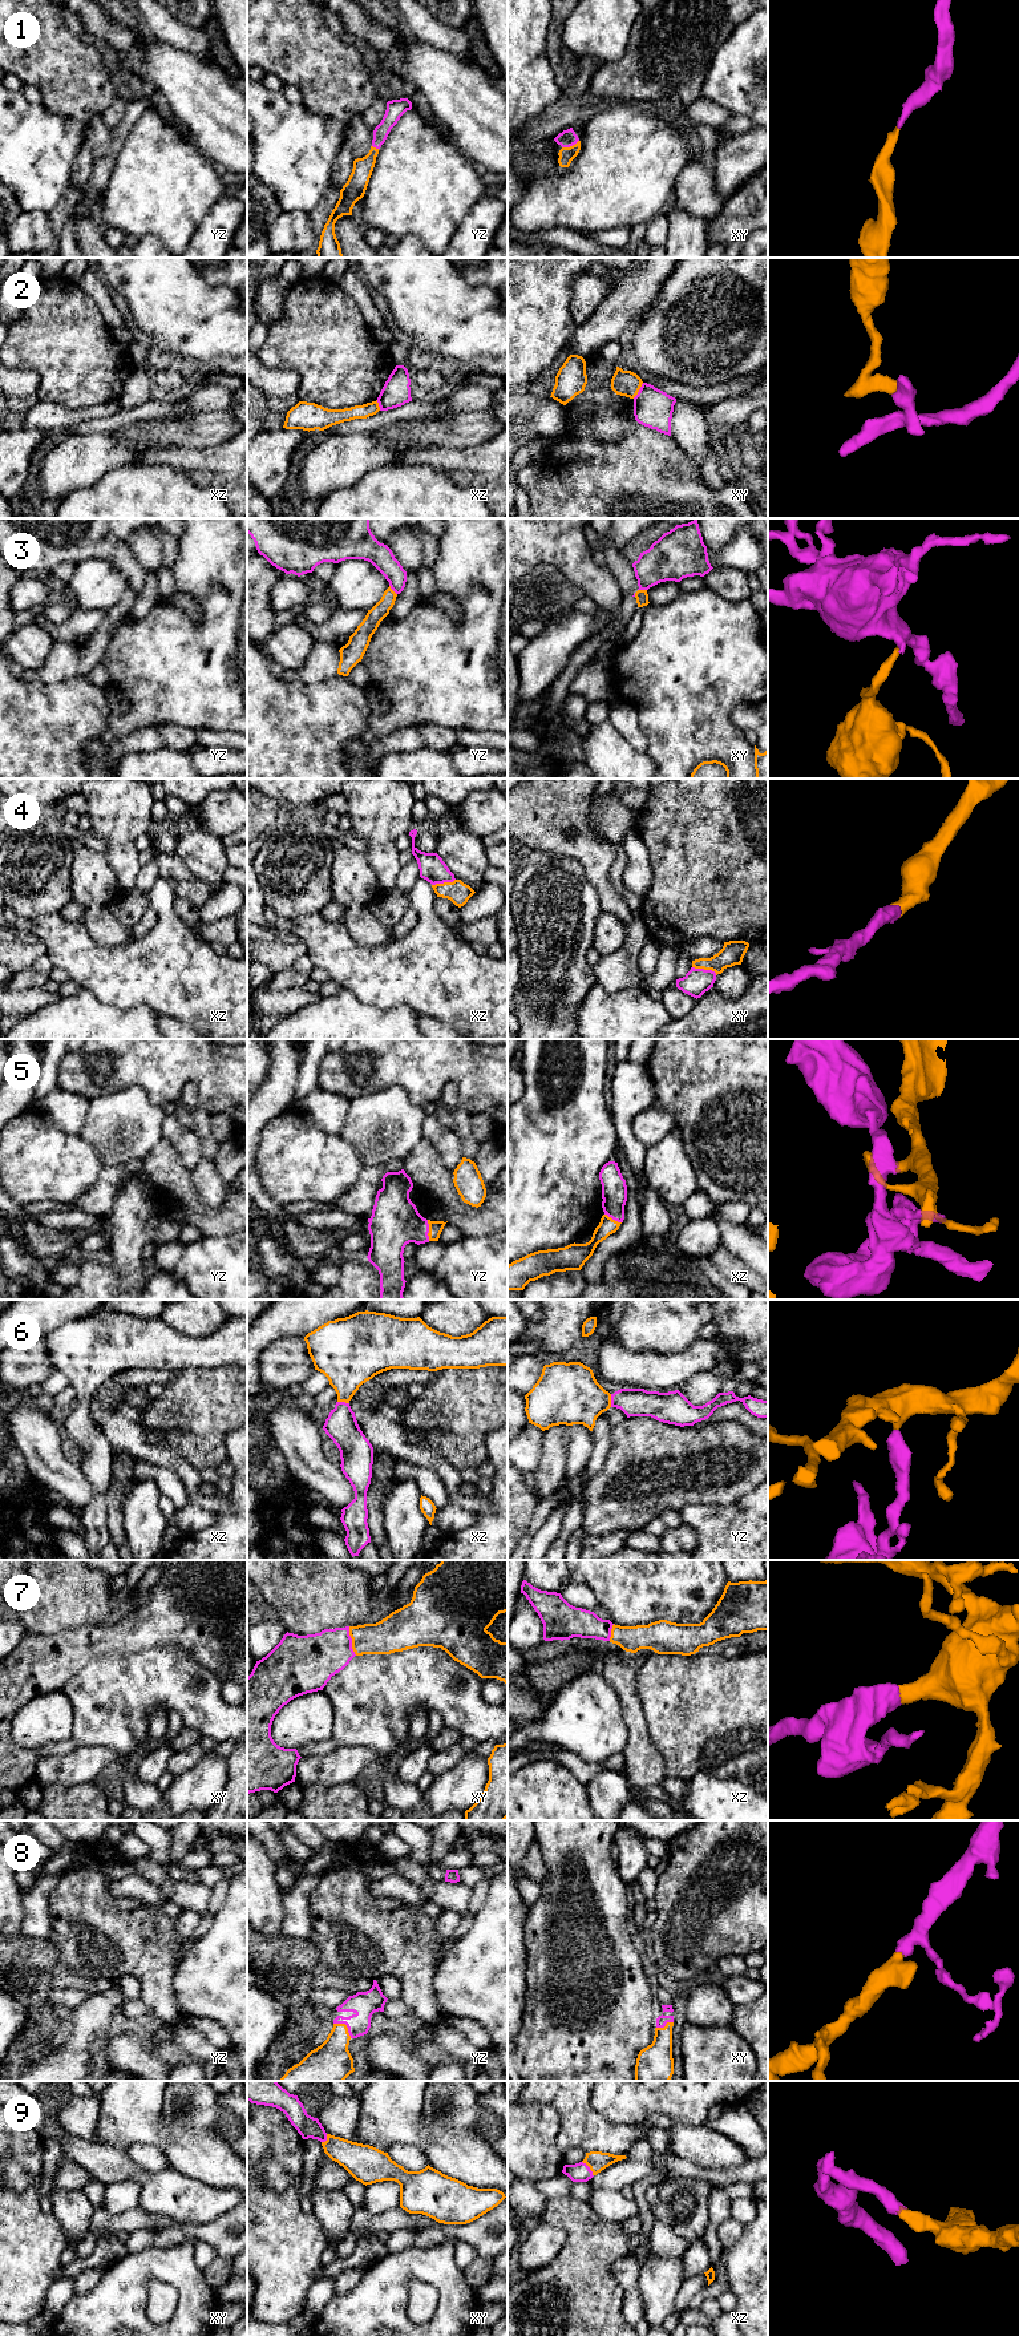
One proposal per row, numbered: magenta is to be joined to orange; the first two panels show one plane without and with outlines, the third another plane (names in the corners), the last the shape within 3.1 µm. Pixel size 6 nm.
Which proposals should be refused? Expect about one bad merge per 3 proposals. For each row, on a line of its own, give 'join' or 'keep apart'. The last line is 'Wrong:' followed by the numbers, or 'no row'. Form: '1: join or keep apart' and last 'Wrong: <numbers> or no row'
1: join
2: keep apart
3: keep apart
4: join
5: join
6: join
7: join
8: join
9: join
Wrong: 2, 3

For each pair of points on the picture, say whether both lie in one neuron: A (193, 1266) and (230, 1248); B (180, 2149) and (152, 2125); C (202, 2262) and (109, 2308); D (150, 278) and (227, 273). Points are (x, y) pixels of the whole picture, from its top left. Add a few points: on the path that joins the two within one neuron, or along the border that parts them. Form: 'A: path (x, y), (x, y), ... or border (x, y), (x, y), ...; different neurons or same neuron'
A: path (195, 1255), (218, 1253); same neuron
B: border (161, 2114), (161, 2128), (168, 2141), (164, 2150); different neurons
C: border (194, 2240), (194, 2263), (202, 2271); different neurons
D: border (198, 271), (209, 285), (226, 286), (229, 289); different neurons

